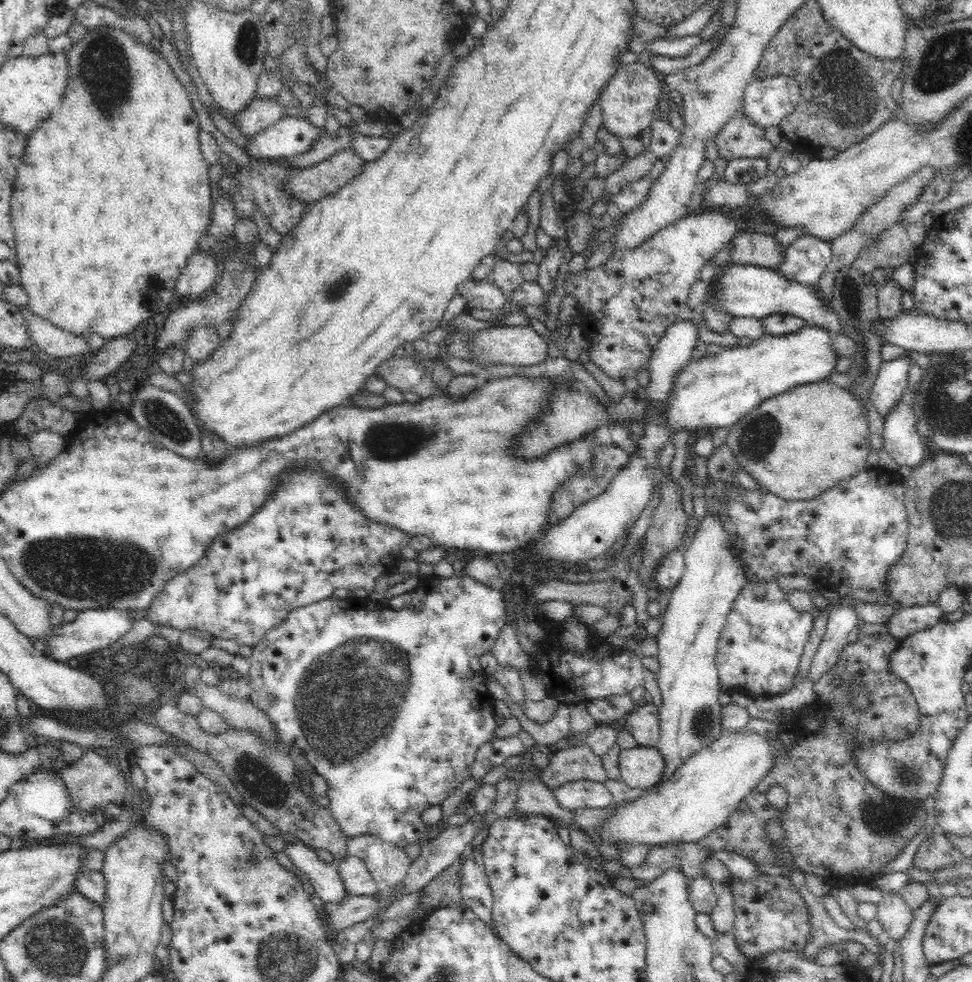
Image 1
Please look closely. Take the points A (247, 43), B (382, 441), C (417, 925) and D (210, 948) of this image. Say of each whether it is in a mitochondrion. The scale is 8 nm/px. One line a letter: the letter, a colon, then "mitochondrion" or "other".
A: mitochondrion
B: mitochondrion
C: other
D: other

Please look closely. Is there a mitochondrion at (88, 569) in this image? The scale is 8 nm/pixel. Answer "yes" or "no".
yes

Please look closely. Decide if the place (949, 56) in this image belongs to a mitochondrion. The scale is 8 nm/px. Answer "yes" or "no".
yes

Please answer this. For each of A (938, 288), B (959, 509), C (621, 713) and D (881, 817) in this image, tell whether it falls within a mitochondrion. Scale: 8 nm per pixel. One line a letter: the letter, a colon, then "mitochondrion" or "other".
A: other
B: mitochondrion
C: other
D: mitochondrion

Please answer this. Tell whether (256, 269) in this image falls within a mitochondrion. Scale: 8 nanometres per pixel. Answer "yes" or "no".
no

